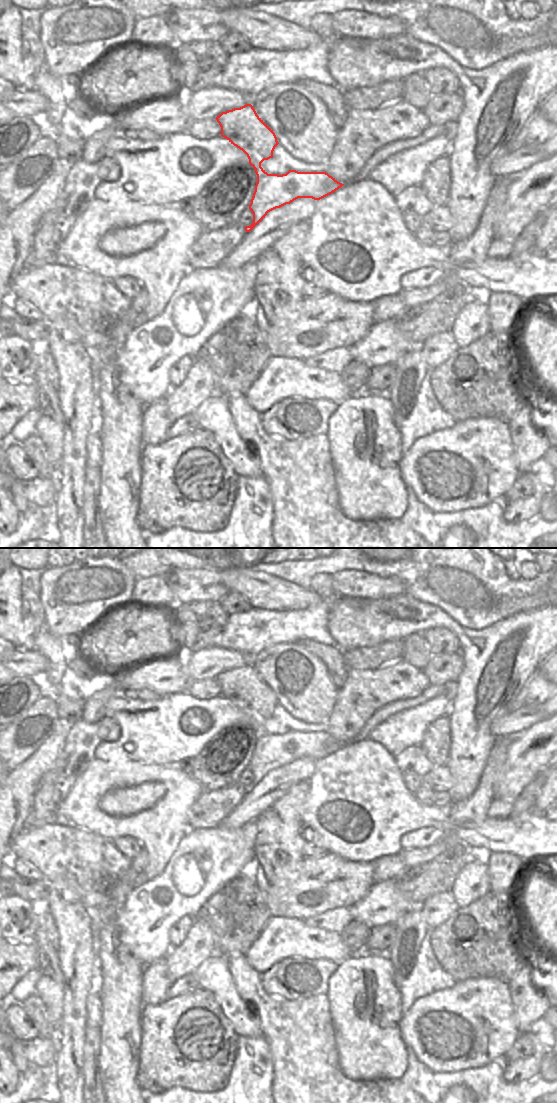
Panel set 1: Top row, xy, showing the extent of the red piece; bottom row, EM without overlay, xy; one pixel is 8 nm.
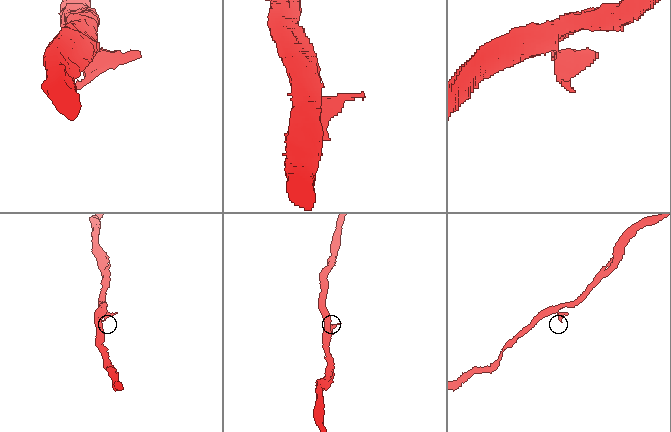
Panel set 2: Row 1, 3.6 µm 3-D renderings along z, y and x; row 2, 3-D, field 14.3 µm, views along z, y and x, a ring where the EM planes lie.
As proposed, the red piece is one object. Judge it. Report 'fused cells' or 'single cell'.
single cell

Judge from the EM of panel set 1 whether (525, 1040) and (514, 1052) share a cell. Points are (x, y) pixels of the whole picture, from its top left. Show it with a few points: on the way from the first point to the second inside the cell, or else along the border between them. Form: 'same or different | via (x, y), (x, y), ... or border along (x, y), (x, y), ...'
same | via (523, 1043), (517, 1049)

